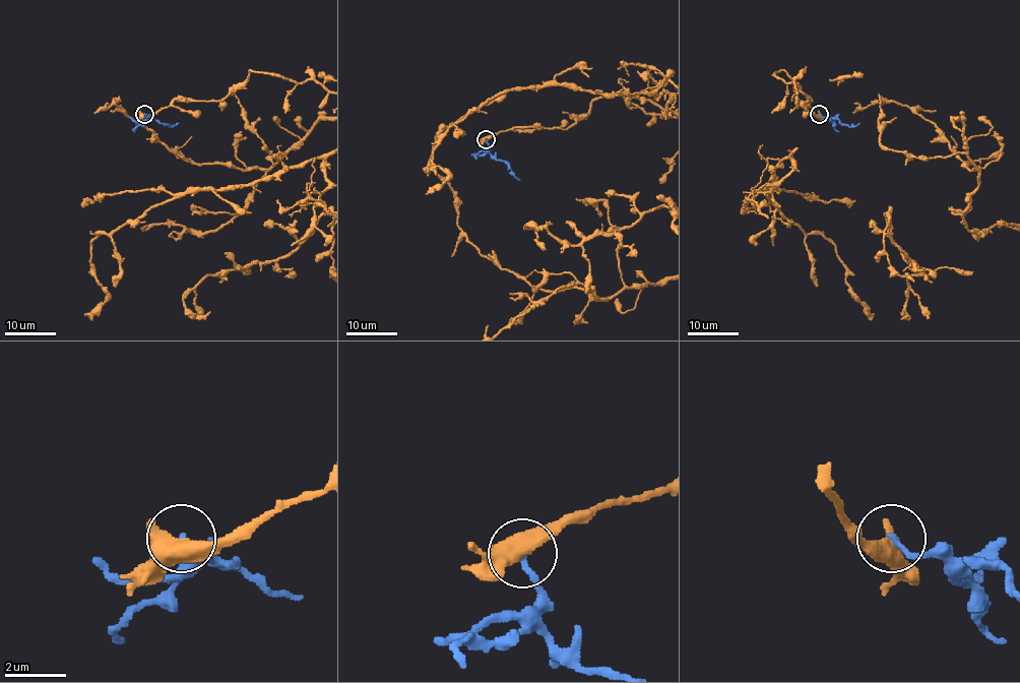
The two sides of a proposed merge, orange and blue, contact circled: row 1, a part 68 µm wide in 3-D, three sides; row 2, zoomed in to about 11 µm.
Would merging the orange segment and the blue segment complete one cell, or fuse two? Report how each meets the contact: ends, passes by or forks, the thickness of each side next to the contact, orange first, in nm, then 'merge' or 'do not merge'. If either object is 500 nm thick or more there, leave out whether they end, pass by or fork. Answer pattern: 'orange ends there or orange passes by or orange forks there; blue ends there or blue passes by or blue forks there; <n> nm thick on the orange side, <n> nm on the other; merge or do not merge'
orange forks there; blue ends there; 480 nm thick on the orange side, 190 nm on the other; do not merge

